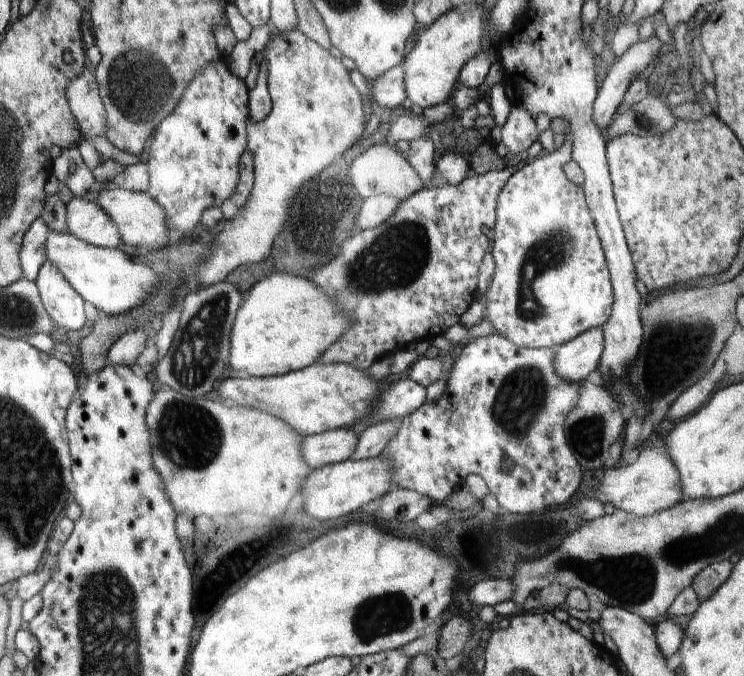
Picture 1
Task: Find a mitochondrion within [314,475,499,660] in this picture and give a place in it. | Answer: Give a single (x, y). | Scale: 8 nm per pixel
(378, 615)

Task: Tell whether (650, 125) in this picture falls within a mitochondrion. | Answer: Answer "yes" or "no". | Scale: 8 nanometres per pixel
yes

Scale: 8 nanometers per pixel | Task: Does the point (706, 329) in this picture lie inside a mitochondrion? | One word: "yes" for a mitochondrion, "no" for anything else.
yes

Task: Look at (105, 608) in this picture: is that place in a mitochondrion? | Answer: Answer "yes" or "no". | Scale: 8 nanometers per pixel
yes

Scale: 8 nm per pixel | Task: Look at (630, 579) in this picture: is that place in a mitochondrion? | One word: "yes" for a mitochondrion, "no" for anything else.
yes

